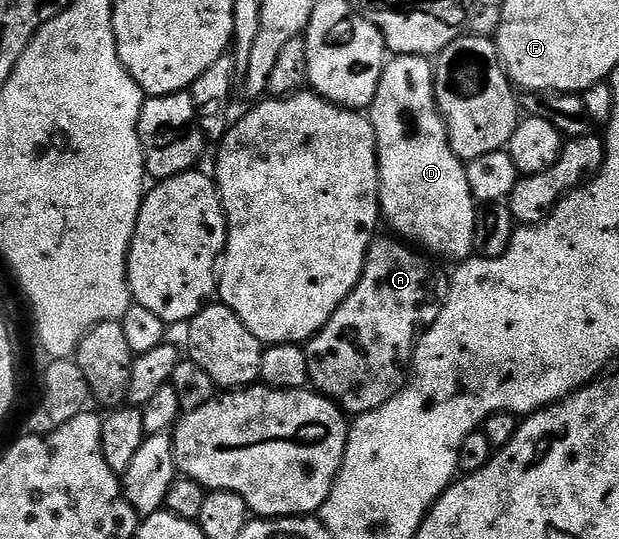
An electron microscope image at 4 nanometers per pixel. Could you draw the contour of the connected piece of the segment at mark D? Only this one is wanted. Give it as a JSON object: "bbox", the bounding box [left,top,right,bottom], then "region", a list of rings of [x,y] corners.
{"bbox":[367,56,479,261],"region":[[[394,56],[386,62],[385,72],[379,81],[379,93],[375,93],[375,101],[372,107],[368,108],[367,118],[377,135],[381,214],[384,222],[389,222],[389,227],[393,230],[390,232],[416,245],[422,252],[438,260],[464,261],[474,254],[473,242],[477,232],[479,207],[471,193],[471,185],[467,185],[466,164],[451,149],[445,118],[437,108],[433,68],[434,64],[426,56]]]}

